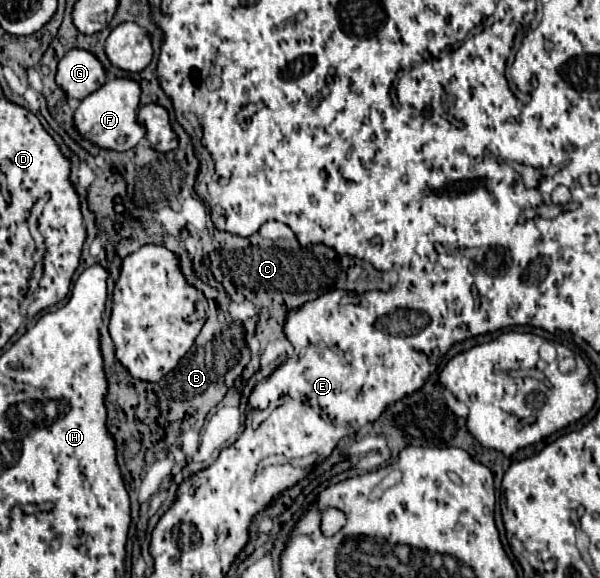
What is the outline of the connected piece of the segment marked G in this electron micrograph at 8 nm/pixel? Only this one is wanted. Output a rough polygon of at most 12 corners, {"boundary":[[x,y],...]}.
{"boundary":[[84,49],[58,61],[56,85],[80,101],[106,83],[102,63]]}

